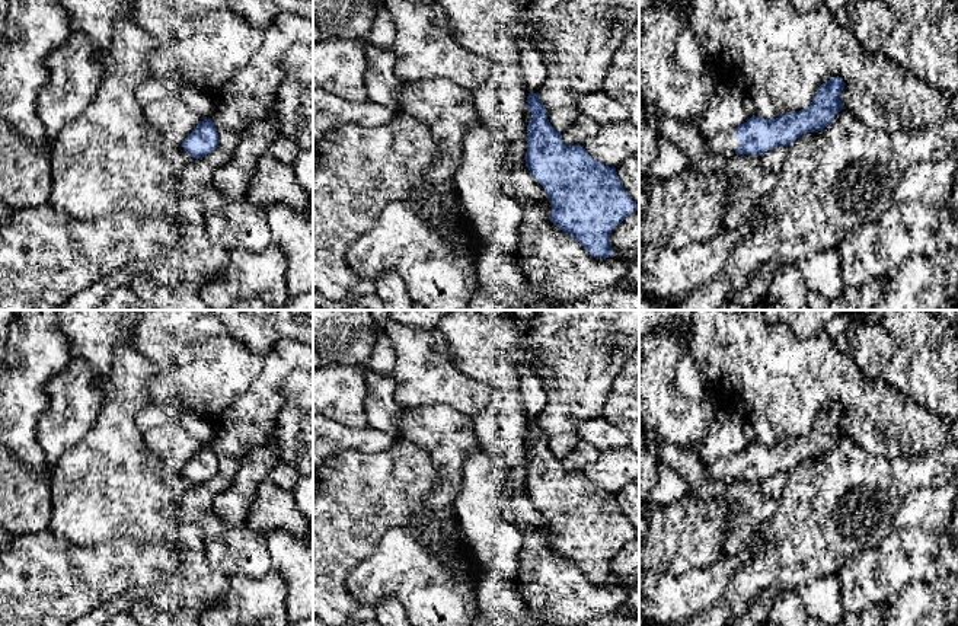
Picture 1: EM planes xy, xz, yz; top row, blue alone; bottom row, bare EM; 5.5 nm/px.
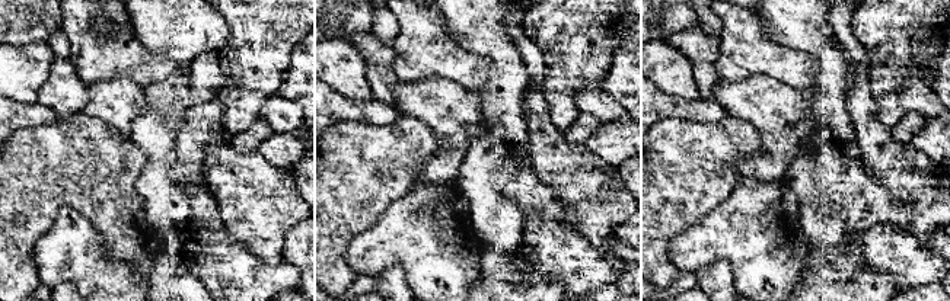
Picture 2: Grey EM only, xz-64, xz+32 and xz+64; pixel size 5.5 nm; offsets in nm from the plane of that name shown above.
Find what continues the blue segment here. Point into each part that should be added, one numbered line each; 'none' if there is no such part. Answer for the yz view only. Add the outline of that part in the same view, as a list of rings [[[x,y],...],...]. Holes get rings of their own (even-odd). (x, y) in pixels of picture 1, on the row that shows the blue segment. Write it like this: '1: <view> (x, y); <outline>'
1: yz (725, 143); [[[735,130],[719,132],[706,141],[708,151],[712,151],[716,156],[731,156],[737,154],[735,148],[741,144],[735,138]]]

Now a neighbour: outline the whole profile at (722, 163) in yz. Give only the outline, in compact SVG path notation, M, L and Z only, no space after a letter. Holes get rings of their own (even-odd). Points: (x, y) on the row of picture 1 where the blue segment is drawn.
M716 156L715 163L713 163L713 170L718 173L724 173L729 181L732 179L740 179L740 173L735 173L732 170L732 160L731 156Z

